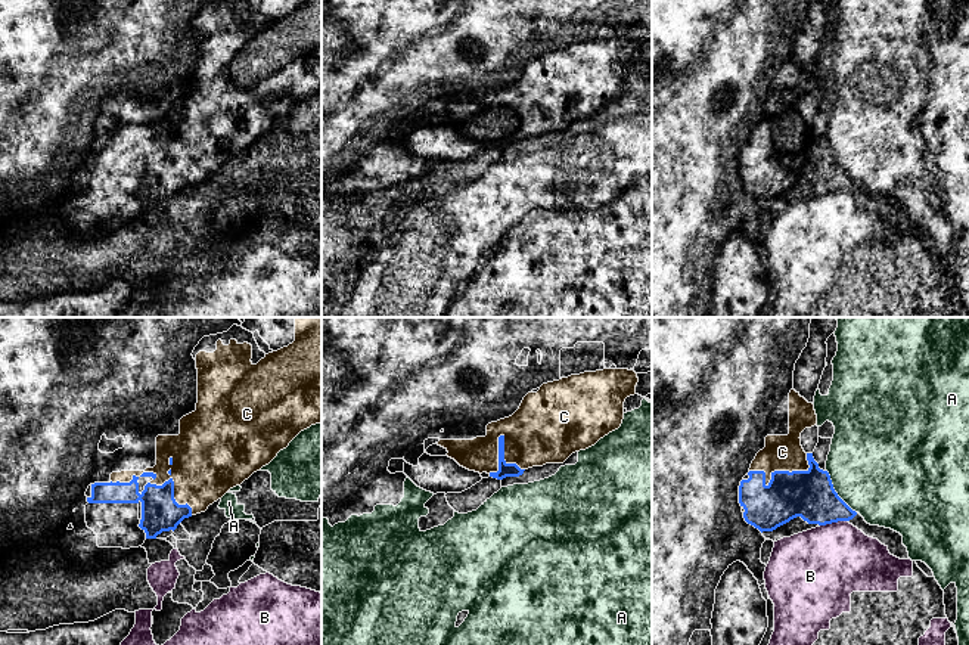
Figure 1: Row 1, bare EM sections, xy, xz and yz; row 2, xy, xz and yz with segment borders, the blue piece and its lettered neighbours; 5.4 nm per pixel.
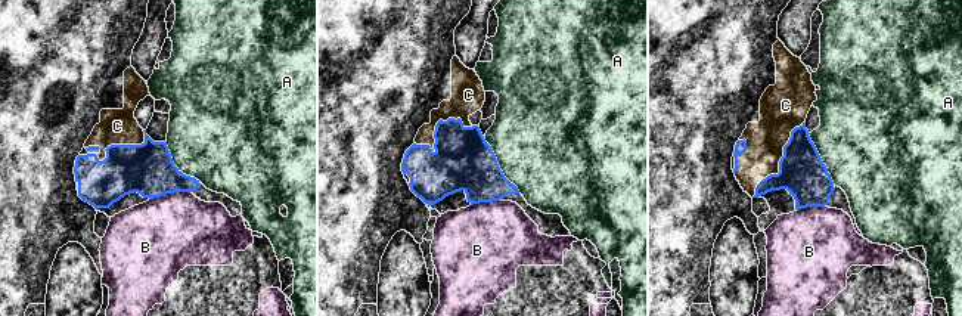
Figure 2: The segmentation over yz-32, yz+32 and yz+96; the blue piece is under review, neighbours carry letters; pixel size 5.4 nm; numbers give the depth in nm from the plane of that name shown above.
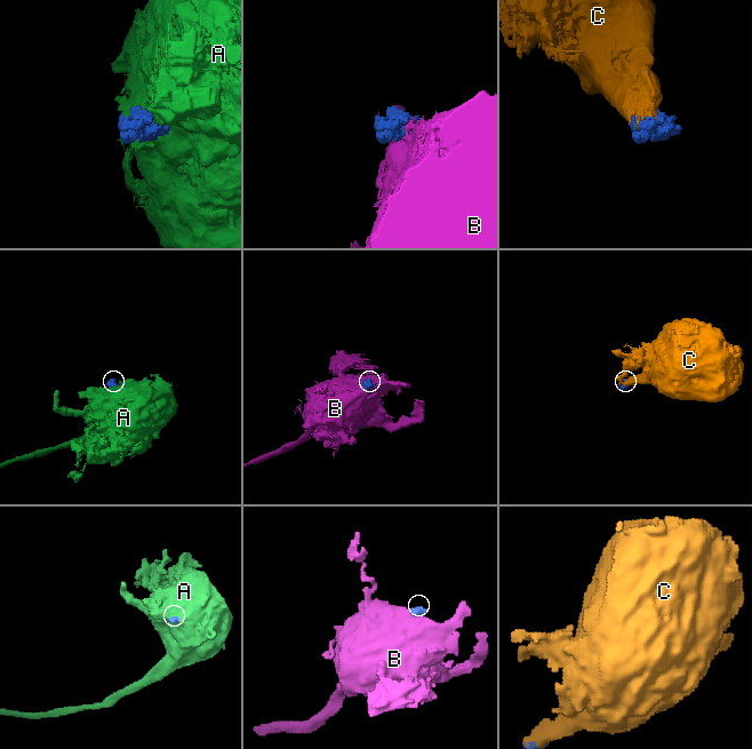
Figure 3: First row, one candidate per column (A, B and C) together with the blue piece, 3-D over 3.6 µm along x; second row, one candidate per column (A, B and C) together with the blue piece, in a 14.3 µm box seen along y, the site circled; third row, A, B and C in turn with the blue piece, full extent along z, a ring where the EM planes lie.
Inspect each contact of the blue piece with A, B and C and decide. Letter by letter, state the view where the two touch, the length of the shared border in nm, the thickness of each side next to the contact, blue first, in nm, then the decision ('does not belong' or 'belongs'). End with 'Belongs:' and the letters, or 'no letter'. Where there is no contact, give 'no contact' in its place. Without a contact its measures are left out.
A: contact in yz; length 280 nm; calibres 260 and 480 nm; does not belong
B: contact in yz; length 160 nm; calibres 260 and 420 nm; does not belong
C: contact in yz; length 340 nm; calibres 260 and 190 nm; belongs
Belongs: C

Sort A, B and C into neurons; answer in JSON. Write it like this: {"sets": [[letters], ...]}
{"sets": [["A"], ["B"], ["C"]]}

